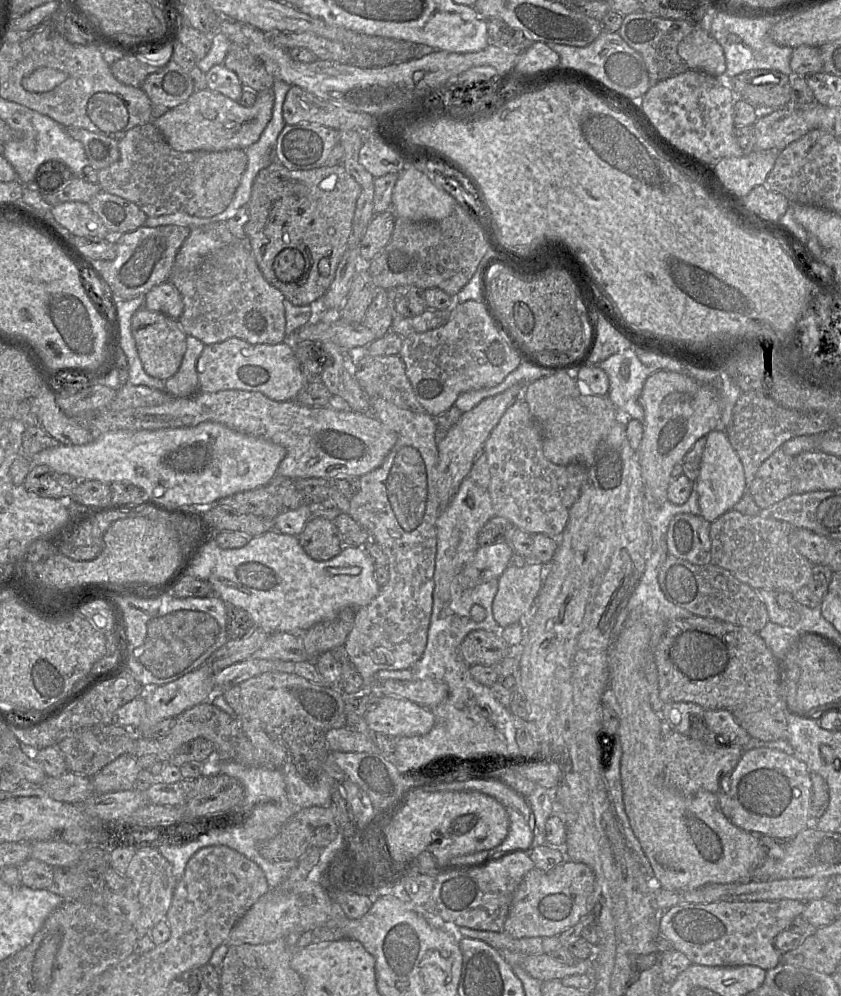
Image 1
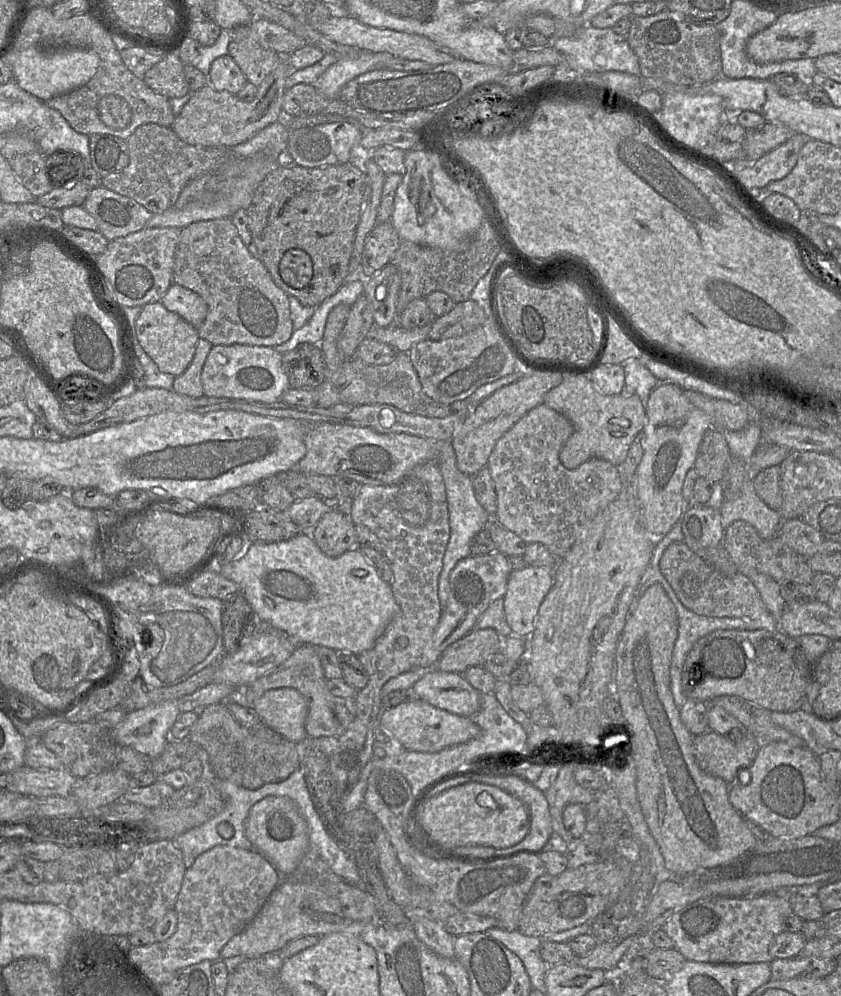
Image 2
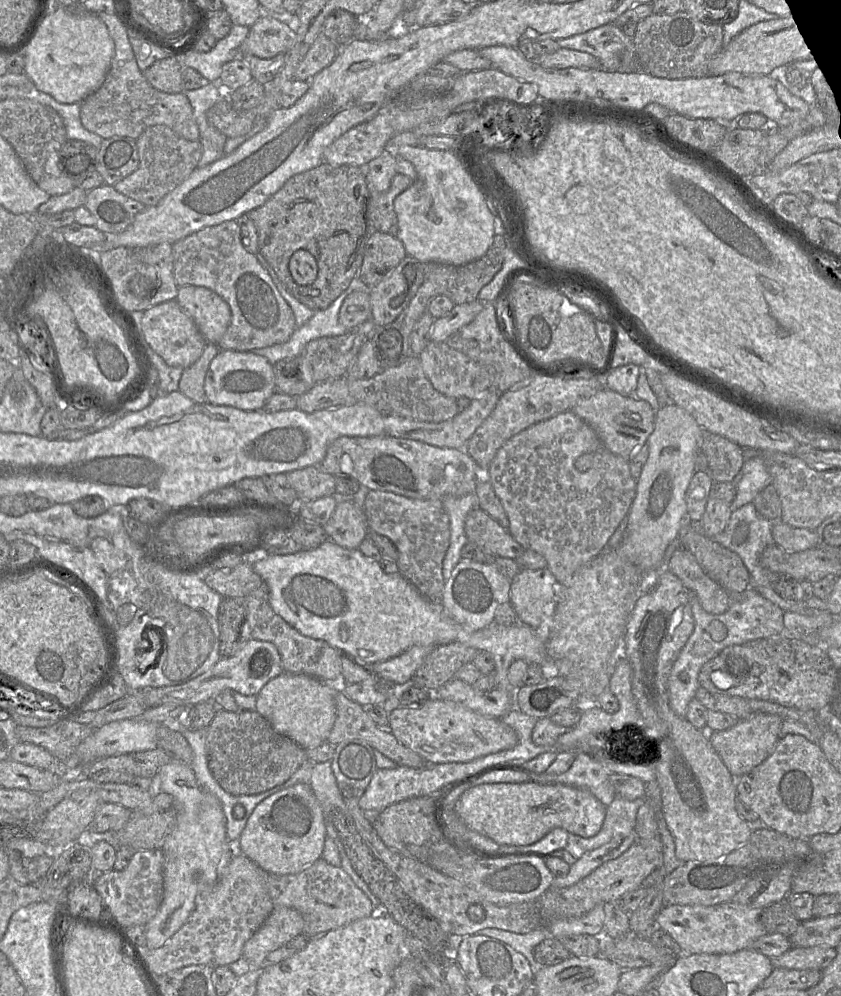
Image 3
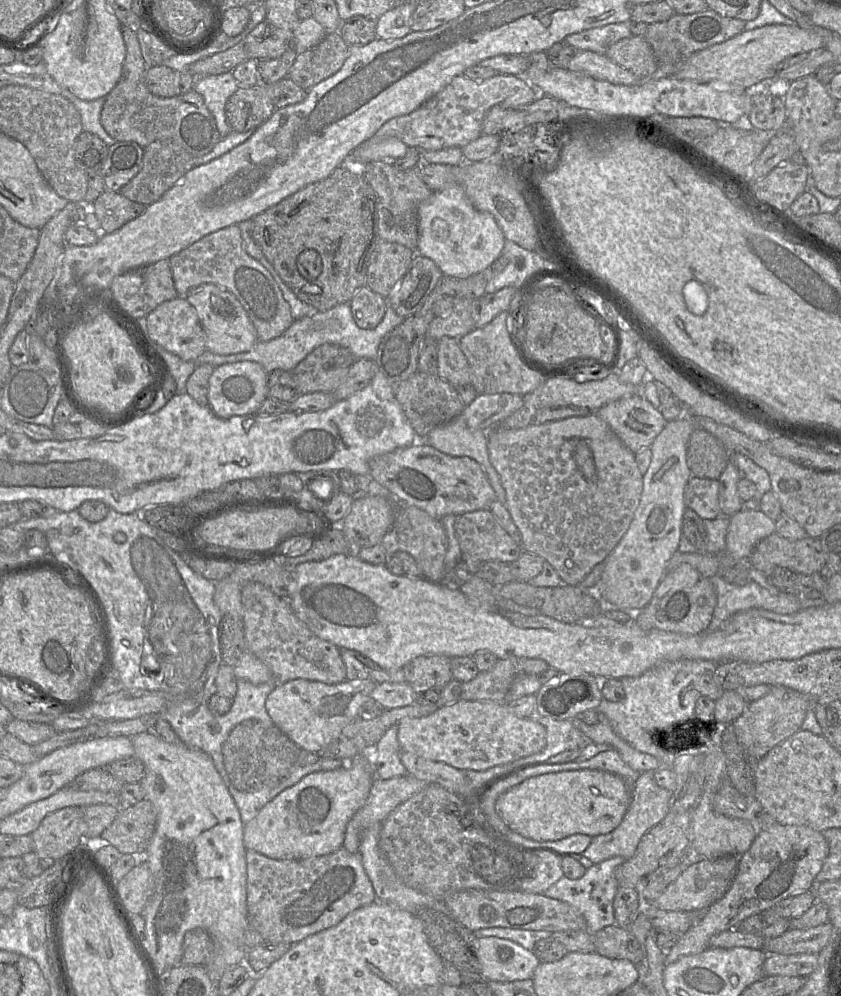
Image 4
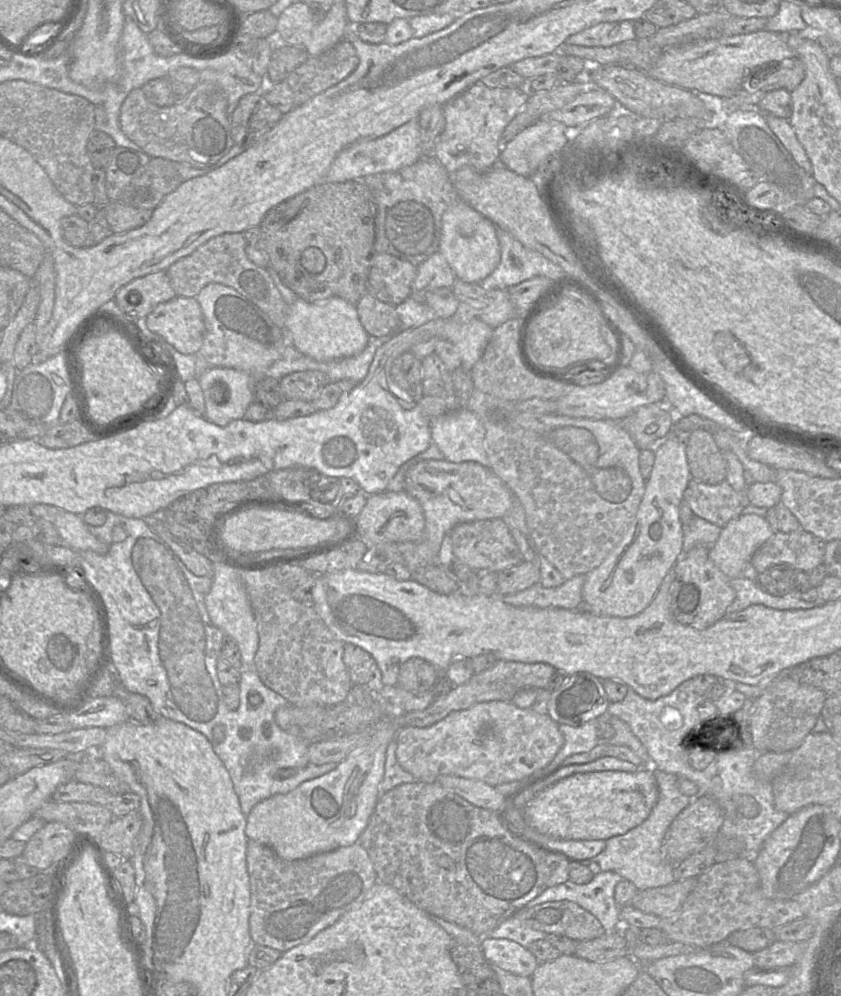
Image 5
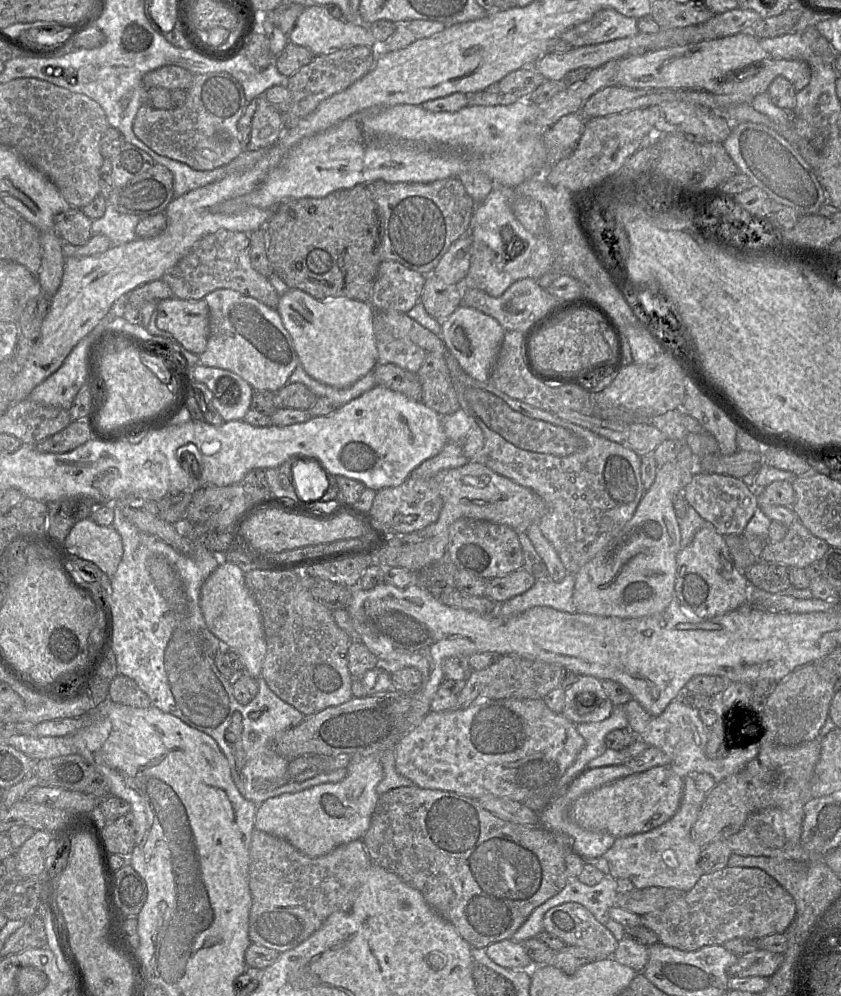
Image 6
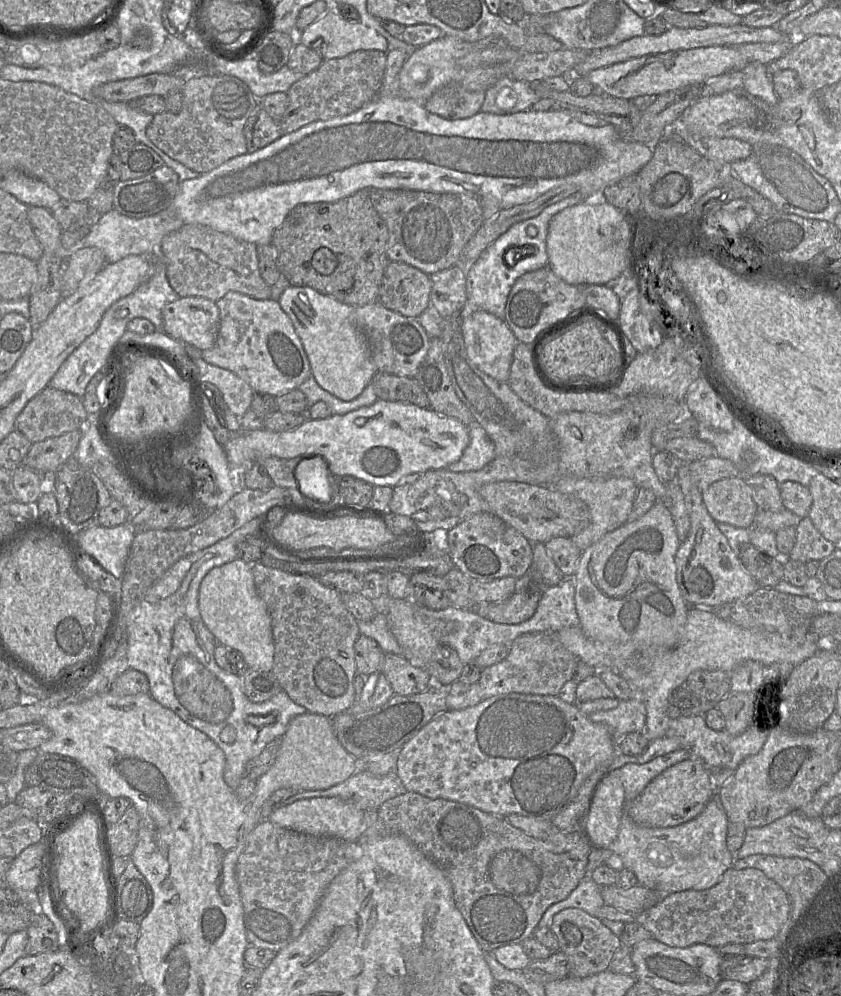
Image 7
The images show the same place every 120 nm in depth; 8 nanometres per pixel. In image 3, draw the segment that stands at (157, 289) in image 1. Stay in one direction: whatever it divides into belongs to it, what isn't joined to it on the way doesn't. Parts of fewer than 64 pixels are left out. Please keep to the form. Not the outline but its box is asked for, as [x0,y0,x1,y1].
[176,285,231,344]

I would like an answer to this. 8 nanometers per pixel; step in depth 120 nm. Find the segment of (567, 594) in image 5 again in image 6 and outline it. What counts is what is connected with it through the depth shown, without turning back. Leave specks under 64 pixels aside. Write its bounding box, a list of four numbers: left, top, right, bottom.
[489,574,577,616]

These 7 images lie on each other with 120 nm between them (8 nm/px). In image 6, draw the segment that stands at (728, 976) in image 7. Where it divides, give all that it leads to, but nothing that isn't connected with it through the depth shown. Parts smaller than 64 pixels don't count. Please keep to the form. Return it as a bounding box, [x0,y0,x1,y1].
[727,949,783,977]

